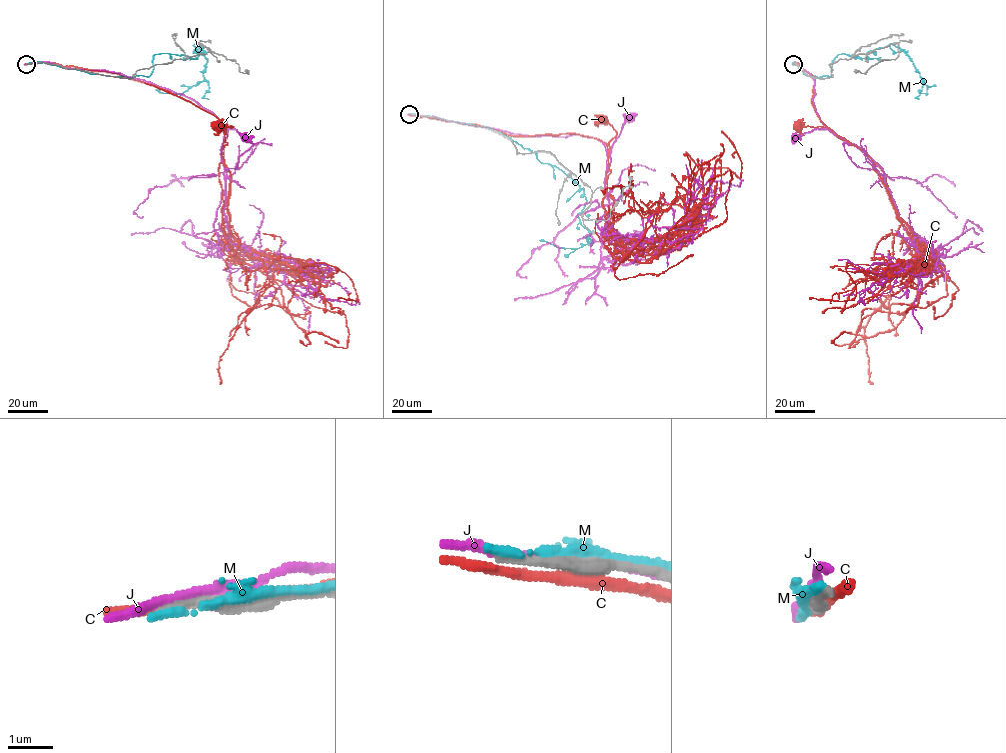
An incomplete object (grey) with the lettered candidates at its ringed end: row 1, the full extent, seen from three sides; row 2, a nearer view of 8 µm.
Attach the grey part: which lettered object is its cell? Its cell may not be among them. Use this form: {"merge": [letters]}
{"merge": []}

